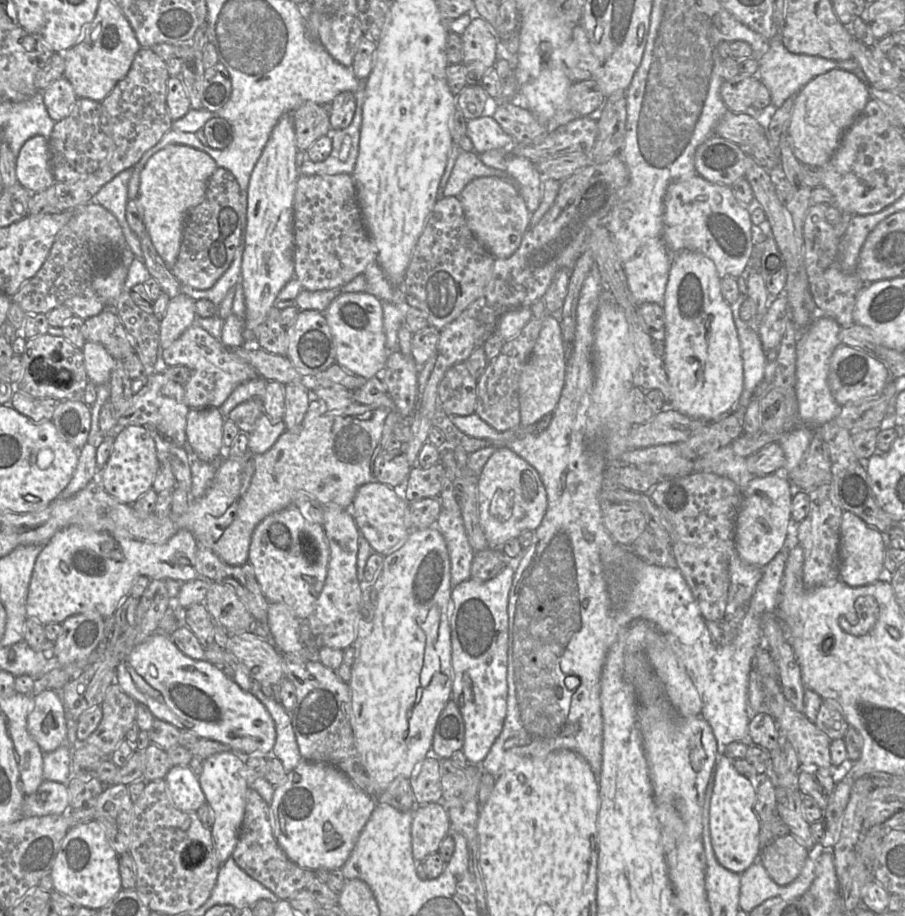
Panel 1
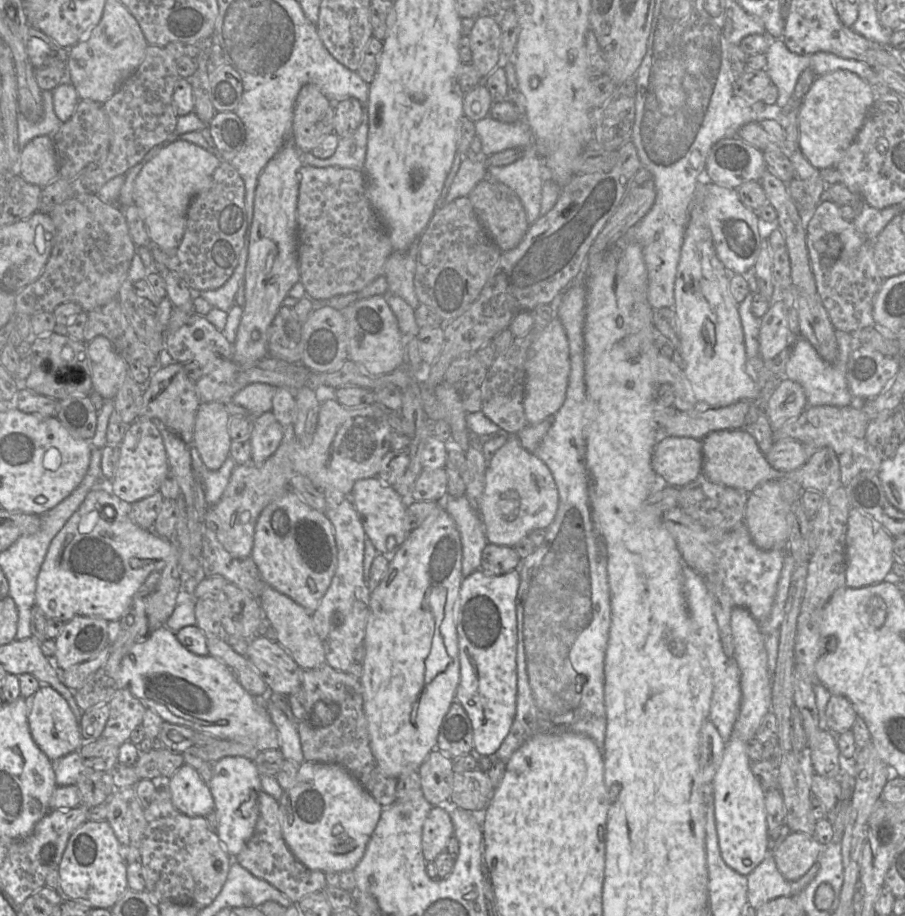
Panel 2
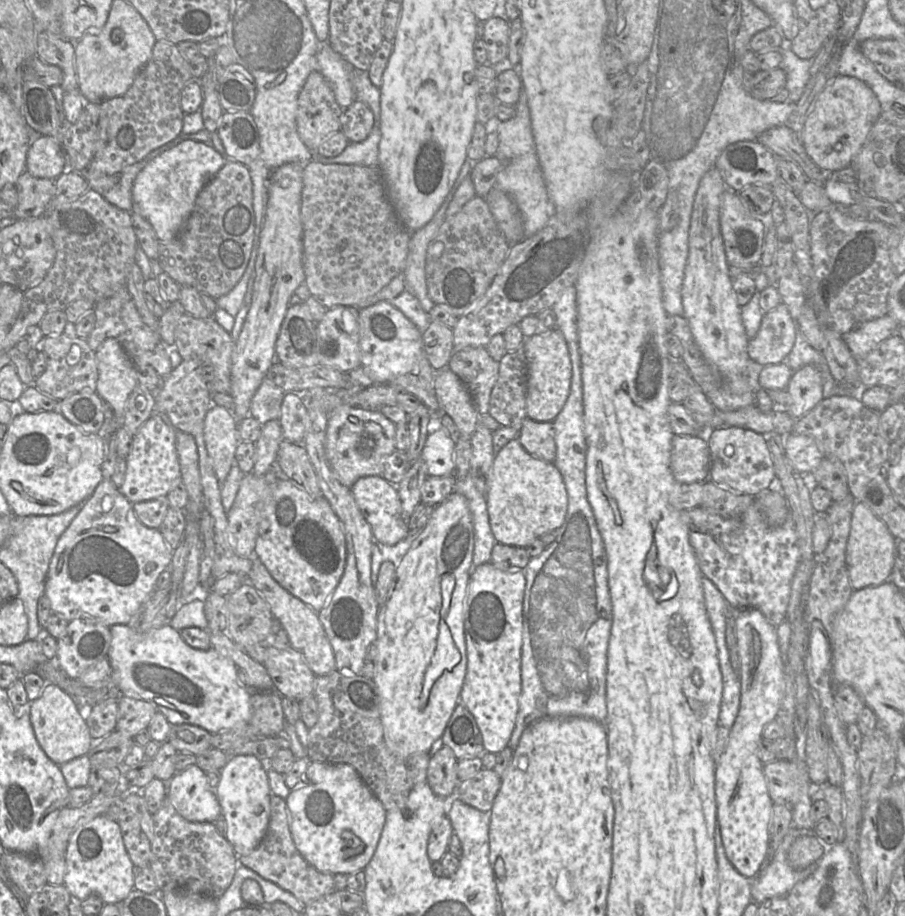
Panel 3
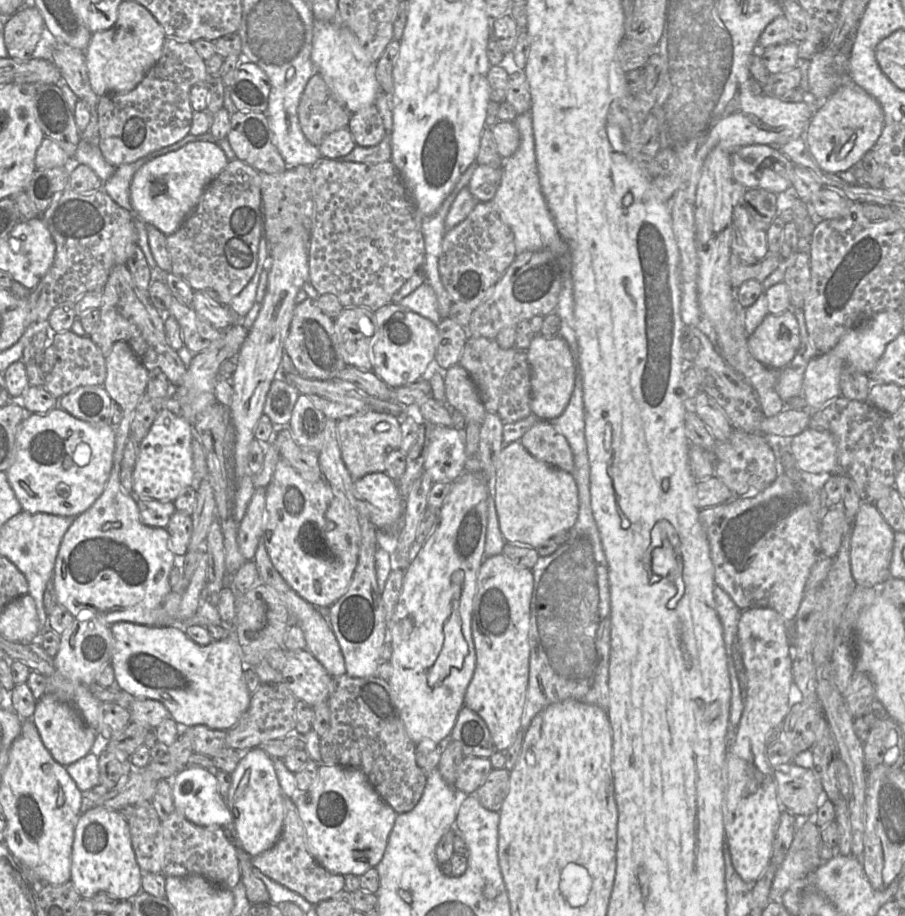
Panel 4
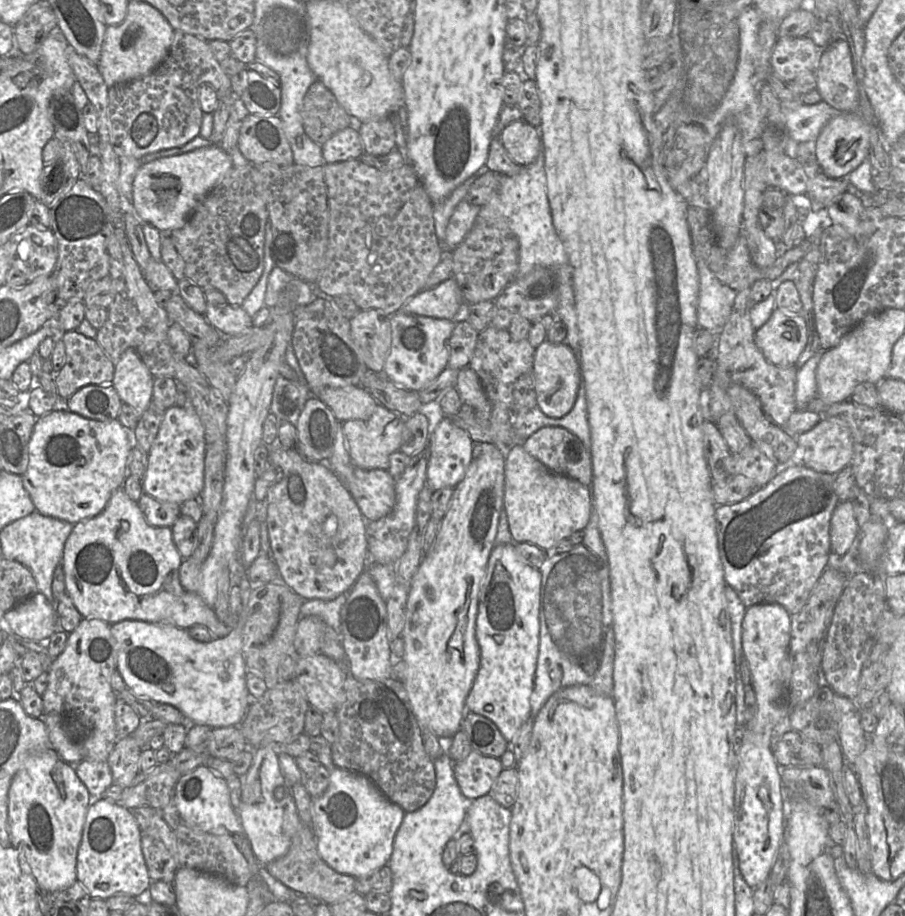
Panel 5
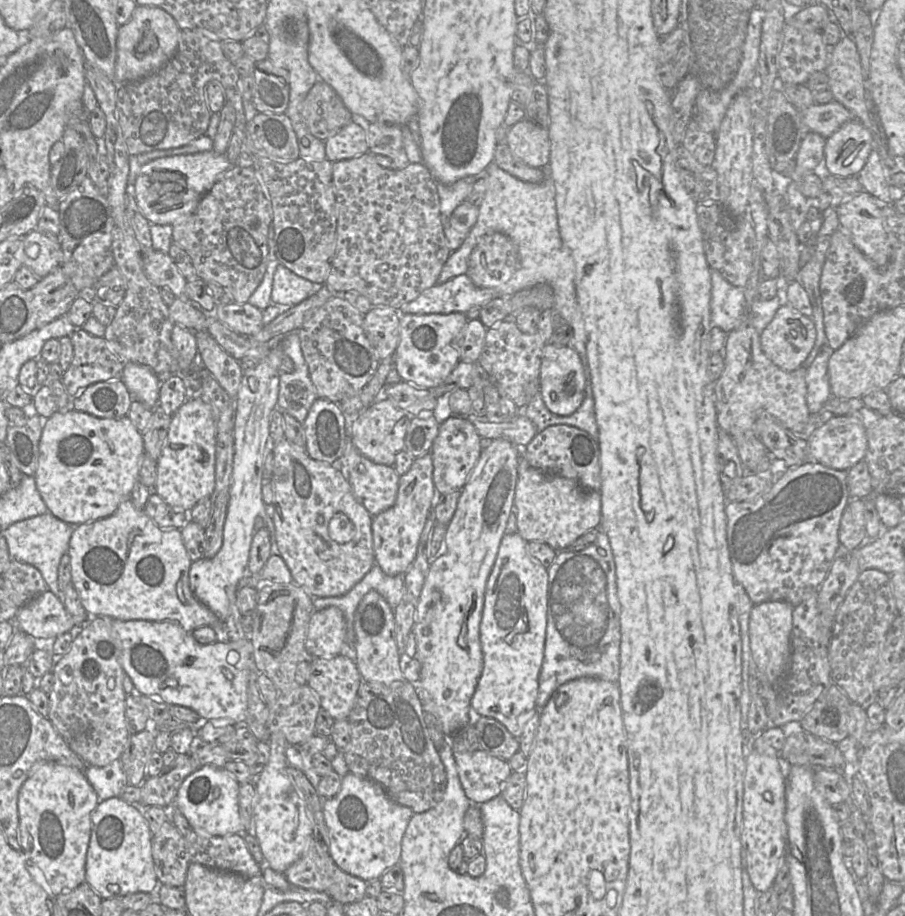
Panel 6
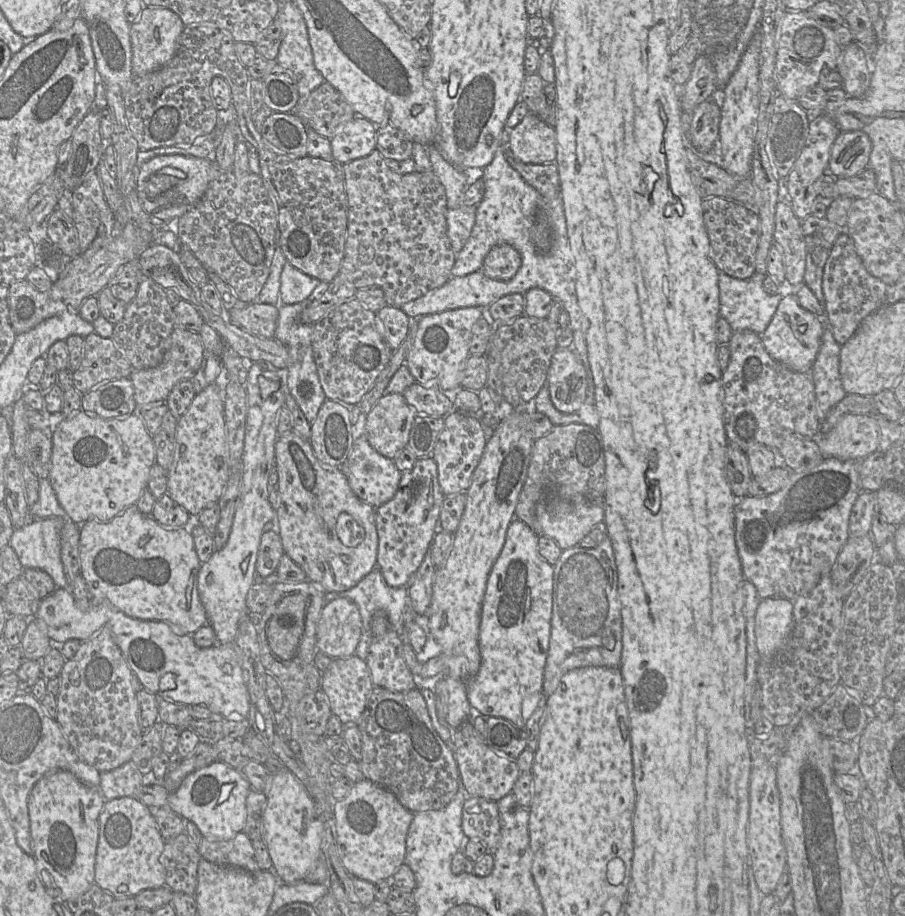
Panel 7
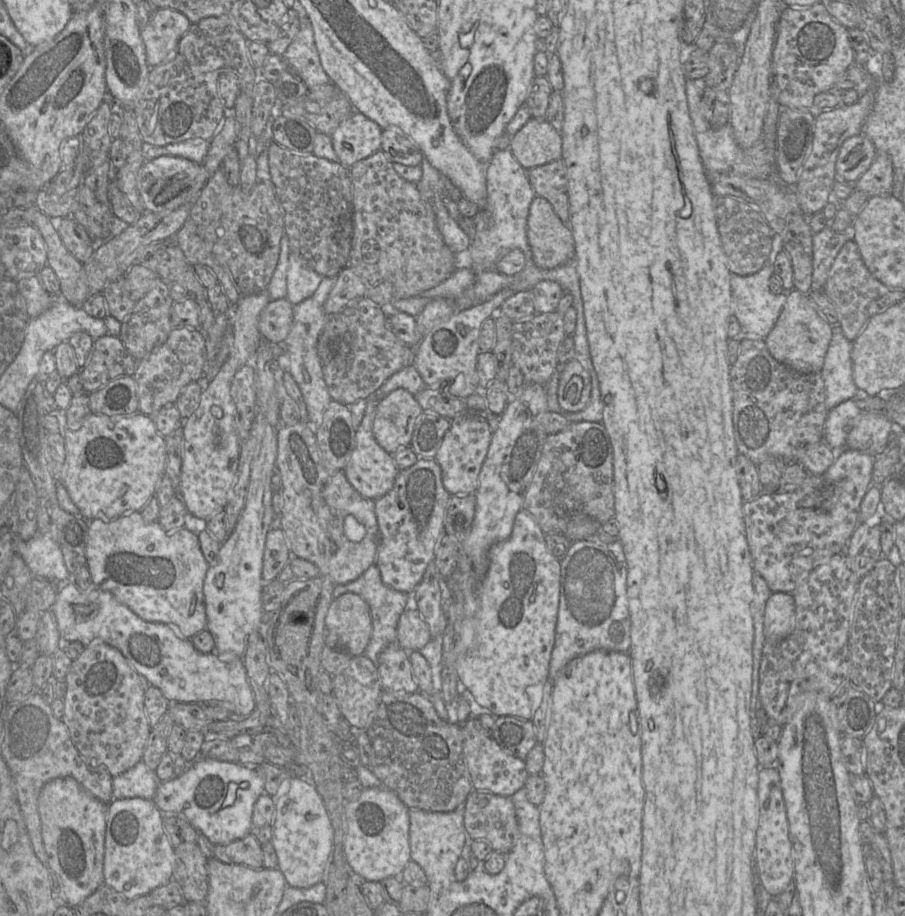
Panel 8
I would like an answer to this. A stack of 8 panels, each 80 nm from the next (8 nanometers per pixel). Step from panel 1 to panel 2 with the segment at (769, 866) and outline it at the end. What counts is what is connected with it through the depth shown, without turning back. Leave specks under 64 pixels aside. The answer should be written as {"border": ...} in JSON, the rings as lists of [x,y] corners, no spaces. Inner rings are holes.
{"border":[[[790,832],[772,851],[776,867],[788,881],[800,879],[818,860],[822,846],[814,836]]]}

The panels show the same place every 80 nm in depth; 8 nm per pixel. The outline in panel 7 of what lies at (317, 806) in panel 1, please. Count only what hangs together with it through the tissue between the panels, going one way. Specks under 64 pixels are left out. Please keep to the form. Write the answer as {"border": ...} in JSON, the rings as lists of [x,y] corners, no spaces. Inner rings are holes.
{"border":[[[366,779],[354,783],[350,793],[336,802],[334,816],[338,854],[344,868],[352,877],[375,884],[390,879],[396,870],[404,864],[406,837],[414,813],[407,810],[391,791]]]}

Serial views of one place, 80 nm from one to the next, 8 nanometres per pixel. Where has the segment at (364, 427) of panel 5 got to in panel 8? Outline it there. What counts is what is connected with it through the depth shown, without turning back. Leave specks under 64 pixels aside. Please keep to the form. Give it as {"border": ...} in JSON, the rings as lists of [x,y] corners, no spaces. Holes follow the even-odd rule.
{"border":[[[405,389],[392,391],[376,407],[373,436],[378,445],[391,455],[410,446],[416,422],[422,413],[413,394]]]}

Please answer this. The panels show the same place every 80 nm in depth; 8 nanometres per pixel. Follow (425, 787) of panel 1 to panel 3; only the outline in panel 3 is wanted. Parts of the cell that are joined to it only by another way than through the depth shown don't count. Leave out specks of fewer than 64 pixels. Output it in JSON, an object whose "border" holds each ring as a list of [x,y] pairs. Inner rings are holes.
{"border":[[[447,746],[431,755],[426,781],[435,795],[447,799],[457,790],[458,761]]]}

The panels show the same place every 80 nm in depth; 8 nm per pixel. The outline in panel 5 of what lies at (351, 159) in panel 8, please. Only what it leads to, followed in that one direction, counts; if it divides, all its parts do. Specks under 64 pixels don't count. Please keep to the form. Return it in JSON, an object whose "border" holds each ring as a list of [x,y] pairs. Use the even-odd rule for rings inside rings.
{"border":[[[354,120],[351,125],[331,136],[322,147],[322,155],[326,163],[359,158],[365,151],[358,125],[363,122]]]}

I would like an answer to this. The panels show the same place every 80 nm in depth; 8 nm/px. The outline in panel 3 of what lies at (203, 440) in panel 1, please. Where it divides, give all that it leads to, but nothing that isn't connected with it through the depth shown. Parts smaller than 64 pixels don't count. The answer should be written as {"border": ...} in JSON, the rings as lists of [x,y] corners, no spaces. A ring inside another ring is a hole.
{"border":[[[213,404],[204,418],[204,439],[213,470],[223,483],[235,460],[239,443],[237,419],[223,406]]]}

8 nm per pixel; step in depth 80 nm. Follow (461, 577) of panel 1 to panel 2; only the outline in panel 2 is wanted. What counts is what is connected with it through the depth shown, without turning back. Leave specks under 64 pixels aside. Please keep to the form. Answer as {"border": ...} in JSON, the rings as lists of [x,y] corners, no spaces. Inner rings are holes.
{"border":[[[465,496],[446,497],[442,506],[452,517],[460,533],[462,575],[466,578],[480,569],[482,551],[488,543],[484,525],[479,513],[470,507]]]}

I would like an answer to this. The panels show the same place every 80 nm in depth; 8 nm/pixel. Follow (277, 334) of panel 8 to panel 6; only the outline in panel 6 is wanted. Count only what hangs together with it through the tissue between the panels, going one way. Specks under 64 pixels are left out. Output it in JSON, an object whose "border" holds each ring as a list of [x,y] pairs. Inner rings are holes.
{"border":[[[246,302],[244,304],[238,304],[238,303],[228,303],[228,304],[222,304],[222,305],[217,305],[215,308],[214,312],[209,312],[213,313],[213,315],[224,325],[226,325],[228,328],[231,330],[241,334],[241,335],[253,335],[258,333],[264,326],[263,323],[263,311],[260,310],[259,308],[253,306],[252,304]]]}

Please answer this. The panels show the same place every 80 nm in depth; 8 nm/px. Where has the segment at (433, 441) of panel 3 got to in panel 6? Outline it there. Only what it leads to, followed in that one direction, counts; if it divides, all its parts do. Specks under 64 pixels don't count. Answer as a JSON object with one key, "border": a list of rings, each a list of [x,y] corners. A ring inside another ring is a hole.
{"border":[[[451,415],[439,426],[438,435],[431,448],[433,483],[437,494],[460,492],[482,452],[481,437],[465,417]]]}

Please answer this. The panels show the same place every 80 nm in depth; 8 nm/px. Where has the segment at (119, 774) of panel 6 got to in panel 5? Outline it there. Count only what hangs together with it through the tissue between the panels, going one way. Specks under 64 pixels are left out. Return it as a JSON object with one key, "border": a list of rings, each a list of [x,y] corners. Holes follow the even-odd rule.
{"border":[[[83,759],[74,765],[77,776],[87,787],[93,800],[102,799],[102,794],[111,785],[113,777],[108,763]]]}

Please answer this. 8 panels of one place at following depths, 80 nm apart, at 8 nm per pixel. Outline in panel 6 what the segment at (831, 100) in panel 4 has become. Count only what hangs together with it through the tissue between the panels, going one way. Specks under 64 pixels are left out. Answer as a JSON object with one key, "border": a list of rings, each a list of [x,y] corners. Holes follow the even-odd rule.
{"border":[[[853,119],[826,138],[823,164],[829,175],[856,176],[865,165],[871,148],[870,131]]]}

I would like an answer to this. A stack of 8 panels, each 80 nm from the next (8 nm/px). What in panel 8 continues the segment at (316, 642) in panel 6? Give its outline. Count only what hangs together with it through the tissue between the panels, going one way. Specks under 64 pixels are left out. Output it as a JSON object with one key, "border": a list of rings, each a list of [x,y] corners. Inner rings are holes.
{"border":[[[345,593],[332,600],[325,617],[325,645],[350,656],[363,655],[372,634],[372,619],[366,601]]]}

